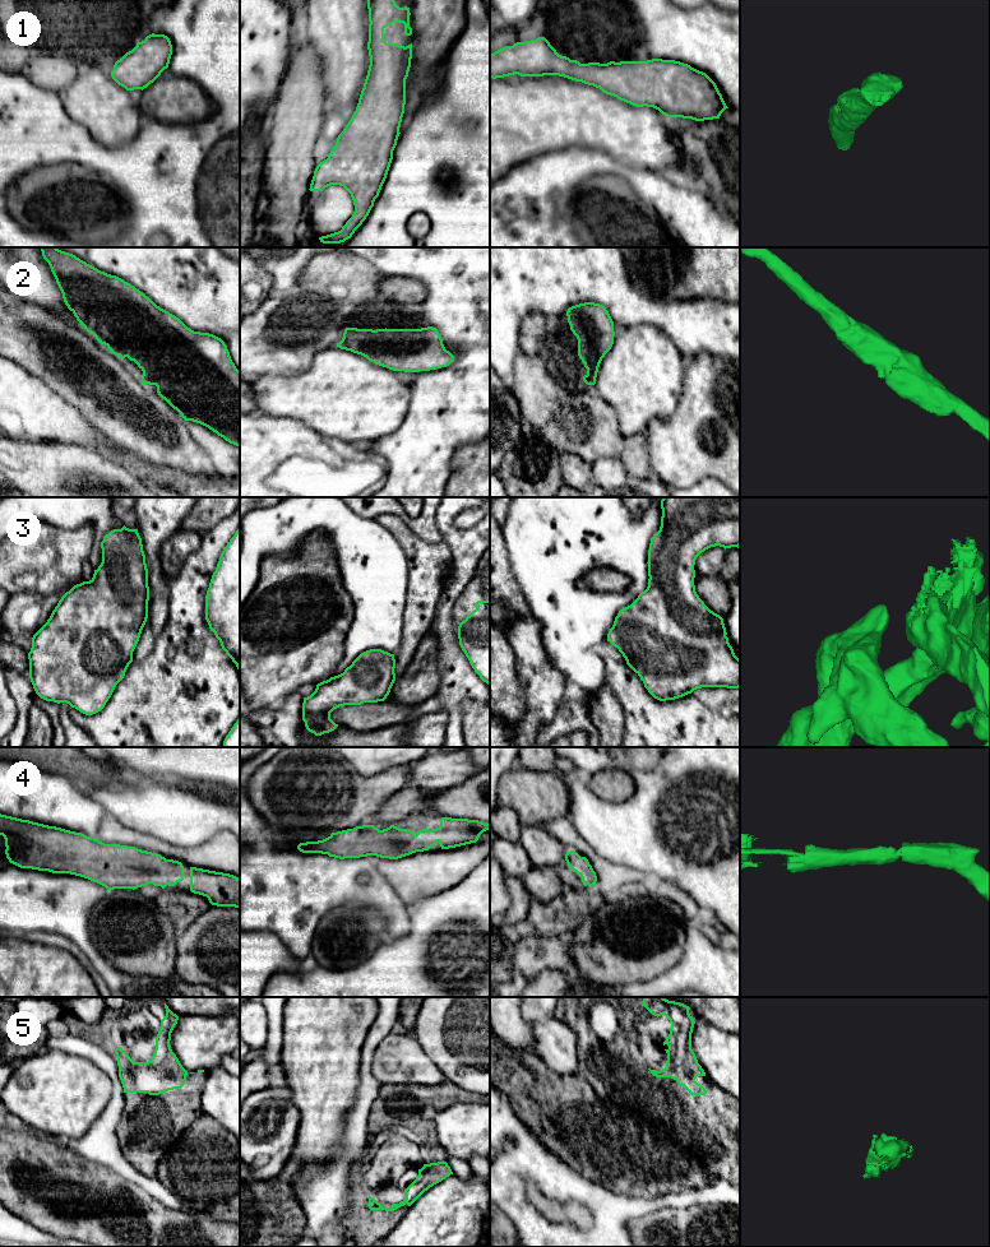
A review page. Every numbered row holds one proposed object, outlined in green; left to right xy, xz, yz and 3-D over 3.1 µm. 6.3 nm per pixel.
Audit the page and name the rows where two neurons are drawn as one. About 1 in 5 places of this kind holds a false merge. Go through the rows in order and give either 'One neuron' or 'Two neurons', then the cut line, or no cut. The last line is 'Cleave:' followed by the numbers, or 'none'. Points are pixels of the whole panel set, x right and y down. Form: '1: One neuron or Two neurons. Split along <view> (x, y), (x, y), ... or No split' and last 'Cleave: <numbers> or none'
1: One neuron. No split
2: One neuron. No split
3: One neuron. No split
4: One neuron. No split
5: One neuron. No split
Cleave: none

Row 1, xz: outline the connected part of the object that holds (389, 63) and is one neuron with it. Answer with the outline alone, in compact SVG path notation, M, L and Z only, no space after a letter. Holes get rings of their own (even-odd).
M367 0L370 65L356 111L338 135L327 159L320 162L310 184L310 191L323 191L330 185L343 186L353 200L355 212L341 231L319 237L323 244L341 244L351 238L362 224L379 196L387 179L393 150L399 136L399 128L406 105L406 79L411 68L412 43L402 46L387 43L384 29L393 23L404 24L404 34L411 36L410 8L399 8L394 0Z

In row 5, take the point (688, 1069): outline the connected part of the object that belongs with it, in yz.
M643 997L643 1006L657 1017L665 1015L671 1023L670 1034L663 1042L663 1046L669 1046L665 1049L667 1053L666 1067L660 1071L648 1068L651 1074L656 1077L676 1080L691 1095L706 1095L707 1090L695 1081L698 1076L706 1076L706 1072L691 1049L695 1021L689 1014L690 1007L665 997Z

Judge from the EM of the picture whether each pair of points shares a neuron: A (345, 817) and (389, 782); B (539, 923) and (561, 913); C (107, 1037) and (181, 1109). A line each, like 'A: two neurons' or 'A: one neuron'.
A: one neuron
B: one neuron
C: one neuron

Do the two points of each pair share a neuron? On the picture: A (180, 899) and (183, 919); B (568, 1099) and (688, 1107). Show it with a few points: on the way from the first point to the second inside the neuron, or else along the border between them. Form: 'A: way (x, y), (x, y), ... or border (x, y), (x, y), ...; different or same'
A: way (180, 904), (183, 914); same
B: border (624, 1112), (644, 1117), (652, 1123); different

